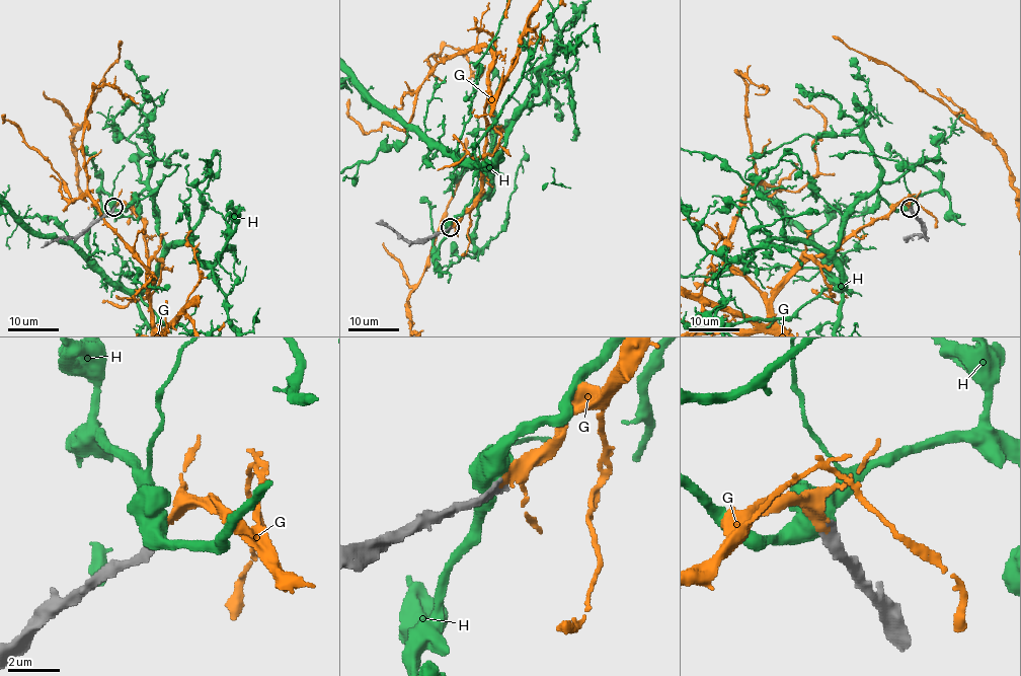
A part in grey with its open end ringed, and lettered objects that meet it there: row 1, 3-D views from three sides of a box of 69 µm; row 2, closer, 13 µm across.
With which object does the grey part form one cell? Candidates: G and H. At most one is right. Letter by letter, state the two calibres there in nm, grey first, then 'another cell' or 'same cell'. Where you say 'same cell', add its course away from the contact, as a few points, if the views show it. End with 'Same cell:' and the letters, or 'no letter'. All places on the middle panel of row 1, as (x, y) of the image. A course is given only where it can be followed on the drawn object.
G: 320 nm thick on the grey side, 280 nm on the other; same cell
H: 280 nm thick on the grey side, 750 nm on the other; another cell
Same cell: G

